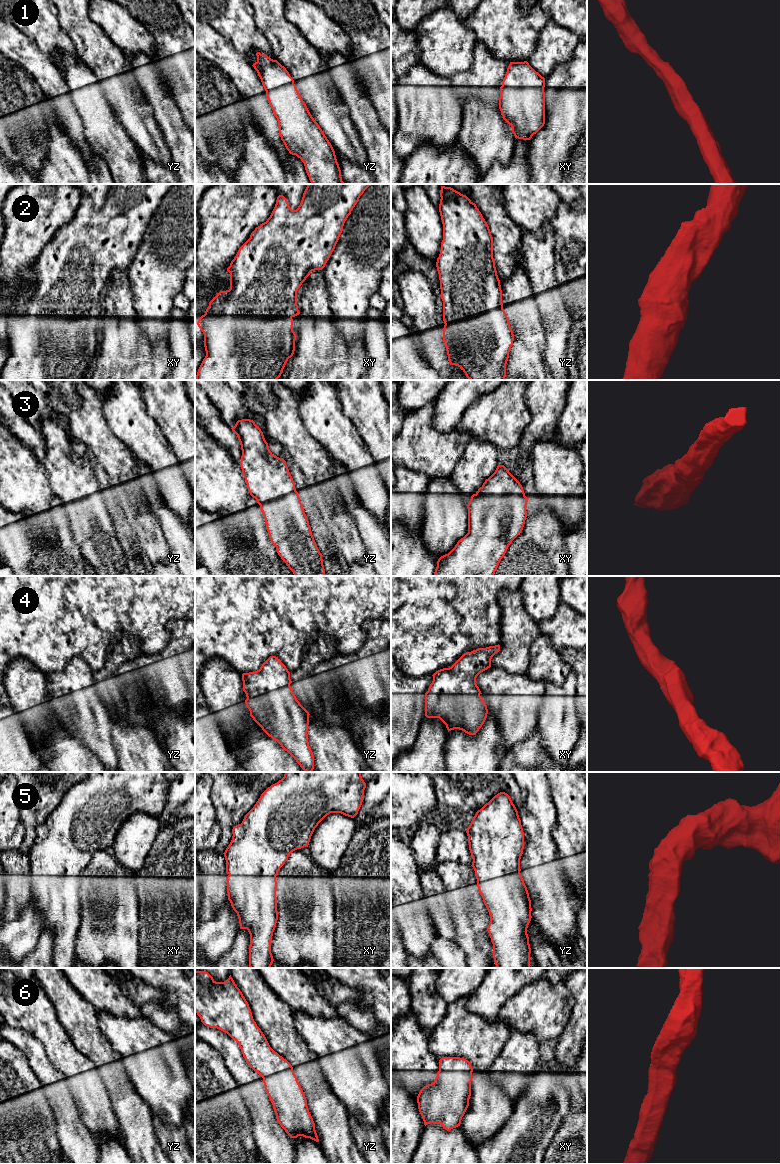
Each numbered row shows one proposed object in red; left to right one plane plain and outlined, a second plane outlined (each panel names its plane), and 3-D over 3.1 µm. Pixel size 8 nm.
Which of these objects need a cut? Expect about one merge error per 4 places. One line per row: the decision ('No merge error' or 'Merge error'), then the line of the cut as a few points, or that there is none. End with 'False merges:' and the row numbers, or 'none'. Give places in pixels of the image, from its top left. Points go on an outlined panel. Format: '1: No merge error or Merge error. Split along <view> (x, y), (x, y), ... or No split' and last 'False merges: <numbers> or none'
1: No merge error. No split
2: No merge error. No split
3: No merge error. No split
4: No merge error. No split
5: No merge error. No split
6: No merge error. No split
False merges: none

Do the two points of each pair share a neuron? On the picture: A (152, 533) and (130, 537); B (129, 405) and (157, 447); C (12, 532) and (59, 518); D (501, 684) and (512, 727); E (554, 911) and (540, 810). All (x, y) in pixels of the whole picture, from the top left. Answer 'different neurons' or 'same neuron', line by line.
A: different neurons
B: same neuron
C: different neurons
D: same neuron
E: same neuron

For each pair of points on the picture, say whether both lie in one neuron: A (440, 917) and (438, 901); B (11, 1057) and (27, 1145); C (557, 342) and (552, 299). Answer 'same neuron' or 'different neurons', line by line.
A: same neuron
B: same neuron
C: same neuron

